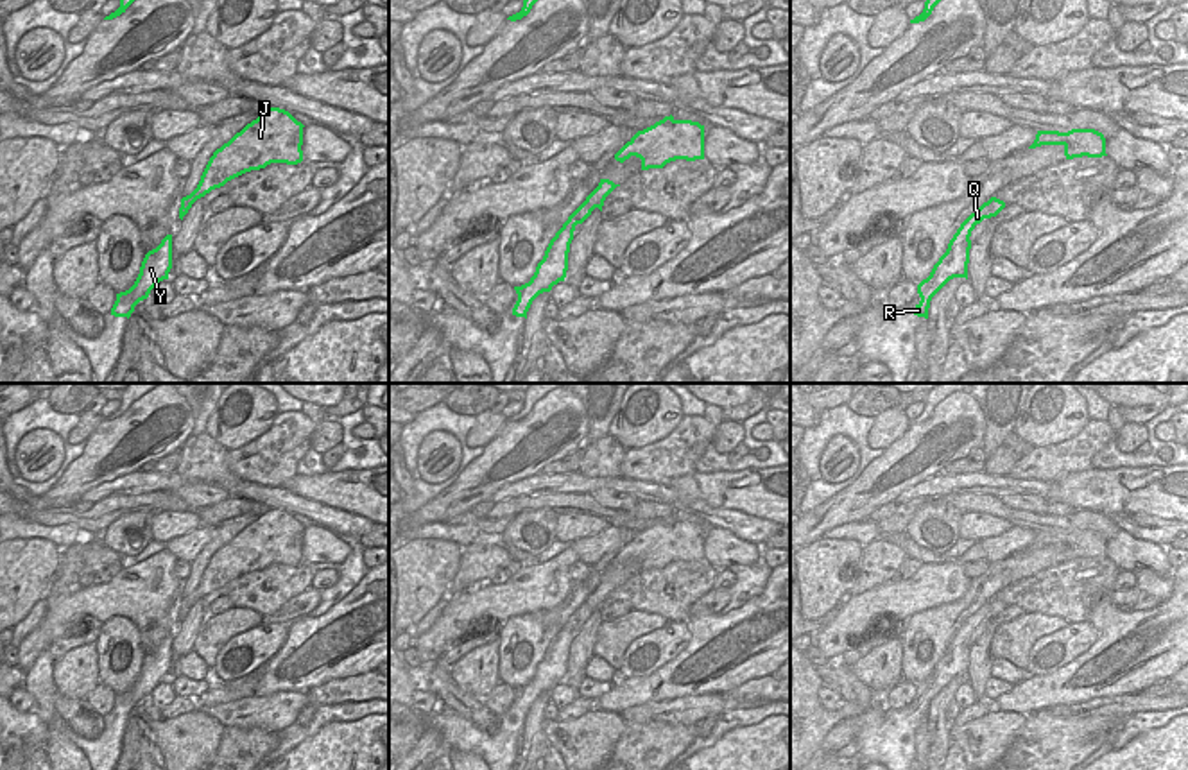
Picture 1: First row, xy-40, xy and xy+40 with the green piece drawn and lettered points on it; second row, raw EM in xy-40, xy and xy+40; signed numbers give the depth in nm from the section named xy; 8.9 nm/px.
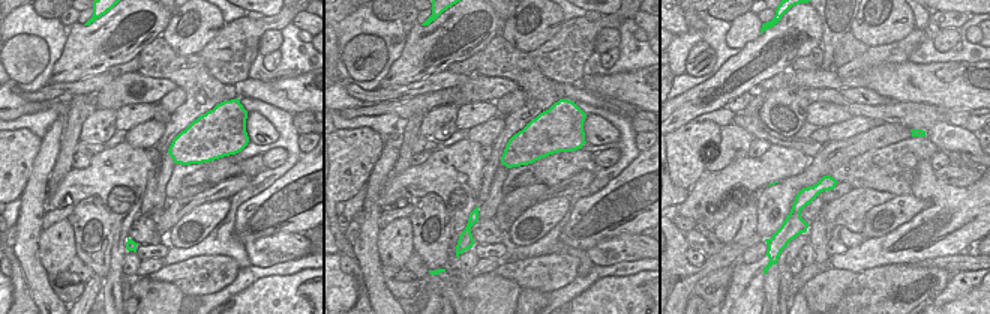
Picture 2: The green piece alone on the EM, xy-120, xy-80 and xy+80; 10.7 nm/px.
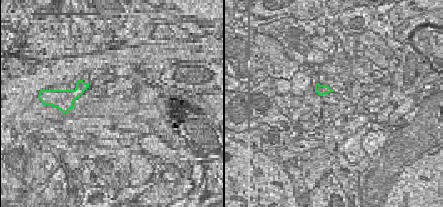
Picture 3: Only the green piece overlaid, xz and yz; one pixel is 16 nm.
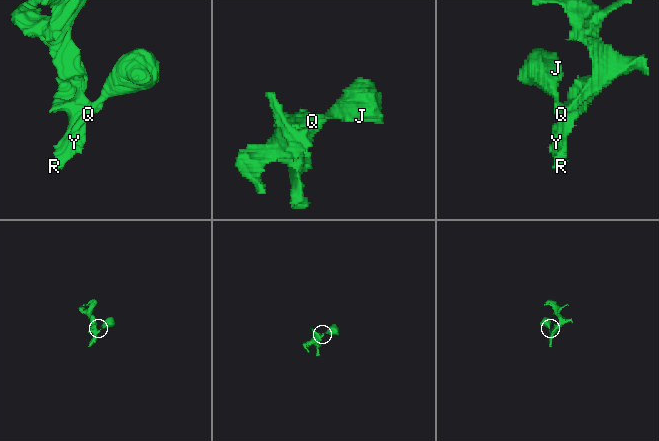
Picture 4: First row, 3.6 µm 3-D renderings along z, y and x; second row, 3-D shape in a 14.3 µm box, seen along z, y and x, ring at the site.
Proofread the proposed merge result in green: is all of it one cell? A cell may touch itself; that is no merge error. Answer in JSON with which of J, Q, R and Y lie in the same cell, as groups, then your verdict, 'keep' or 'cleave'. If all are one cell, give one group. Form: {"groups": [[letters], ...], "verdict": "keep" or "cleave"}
{"groups": [["J"], ["Q", "R", "Y"]], "verdict": "cleave"}

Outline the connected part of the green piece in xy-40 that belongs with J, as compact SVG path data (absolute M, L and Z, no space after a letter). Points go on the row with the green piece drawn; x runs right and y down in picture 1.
M269 107L213 152L197 188L186 195L190 208L197 199L245 172L271 163L301 163L303 127L288 111Z

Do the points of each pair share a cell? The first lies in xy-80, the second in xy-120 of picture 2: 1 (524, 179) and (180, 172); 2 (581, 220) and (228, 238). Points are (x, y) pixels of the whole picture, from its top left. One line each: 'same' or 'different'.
1: different
2: different

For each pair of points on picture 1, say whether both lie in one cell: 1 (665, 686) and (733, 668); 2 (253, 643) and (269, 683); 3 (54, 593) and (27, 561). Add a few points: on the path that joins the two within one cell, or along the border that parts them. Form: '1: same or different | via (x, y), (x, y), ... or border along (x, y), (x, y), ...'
1: same | via (681, 686), (696, 688), (717, 677)
2: different | border along (287, 627), (284, 645), (264, 663)
3: different | border along (56, 577), (43, 597)

